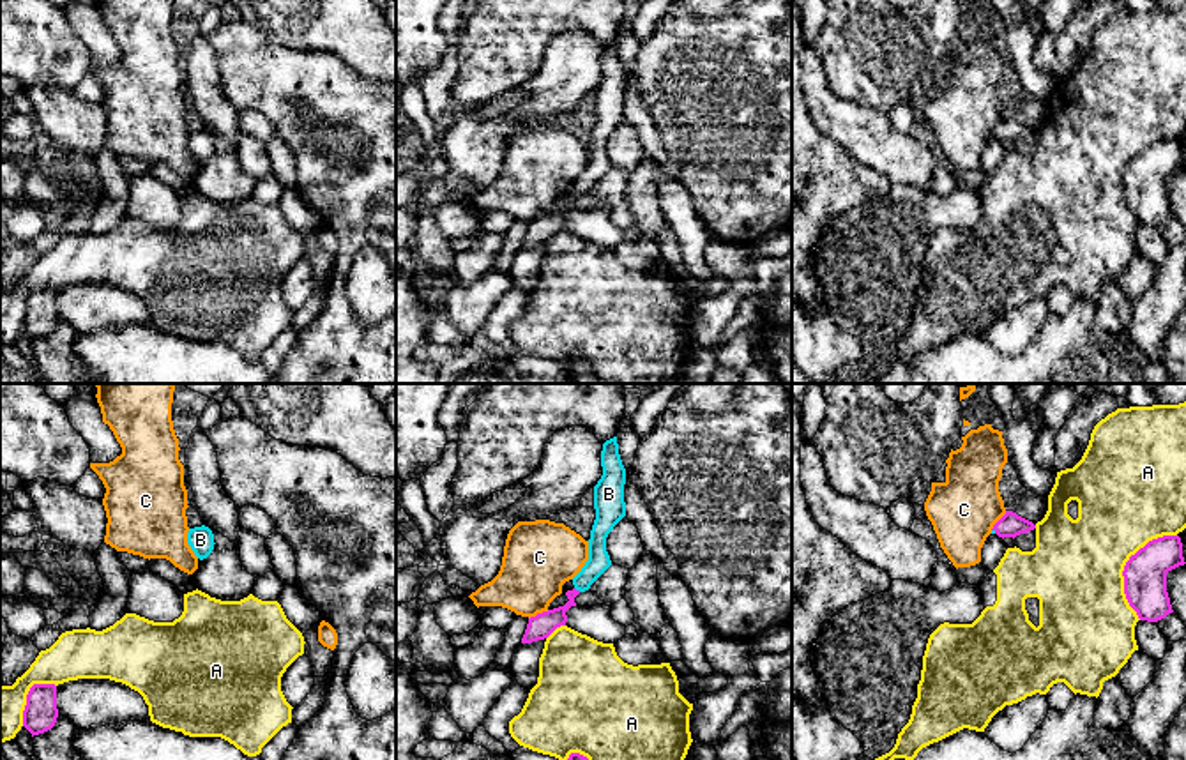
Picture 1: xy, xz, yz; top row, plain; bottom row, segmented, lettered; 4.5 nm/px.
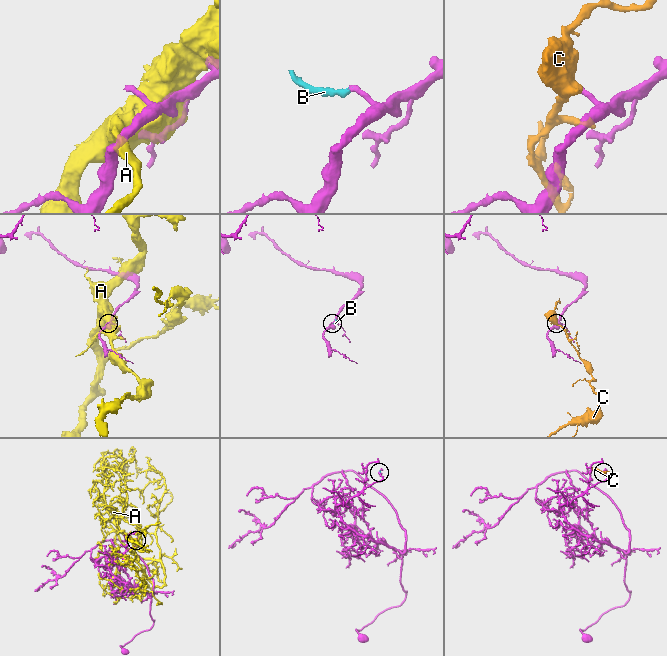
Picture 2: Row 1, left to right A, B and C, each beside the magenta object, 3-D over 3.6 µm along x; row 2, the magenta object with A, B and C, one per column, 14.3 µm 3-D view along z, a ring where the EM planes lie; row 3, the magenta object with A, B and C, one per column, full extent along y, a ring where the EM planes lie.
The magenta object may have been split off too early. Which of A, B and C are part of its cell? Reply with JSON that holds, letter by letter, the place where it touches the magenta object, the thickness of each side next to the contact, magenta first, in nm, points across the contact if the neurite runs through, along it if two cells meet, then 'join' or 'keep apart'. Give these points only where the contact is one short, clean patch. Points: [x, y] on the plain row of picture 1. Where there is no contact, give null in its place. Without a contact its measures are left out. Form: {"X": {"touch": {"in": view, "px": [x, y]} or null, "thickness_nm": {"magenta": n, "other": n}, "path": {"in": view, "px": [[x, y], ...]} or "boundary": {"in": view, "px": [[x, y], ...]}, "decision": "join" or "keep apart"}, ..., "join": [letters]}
{"A": {"touch": {"in": "yz", "px": [1125, 170]}, "thickness_nm": {"magenta": 190, "other": 420}, "decision": "keep apart"}, "B": {"touch": {"in": "xz", "px": [578, 195]}, "thickness_nm": {"magenta": 110, "other": 100}, "path": {"in": "xz", "px": [[543, 228], [554, 223], [578, 195], [582, 184], [598, 167]]}, "decision": "join"}, "C": {"touch": {"in": "xz", "px": [538, 218]}, "thickness_nm": {"magenta": 110, "other": 320}, "boundary": {"in": "xz", "px": [[548, 214], [538, 216], [529, 223]]}, "decision": "keep apart"}, "join": ["B"]}

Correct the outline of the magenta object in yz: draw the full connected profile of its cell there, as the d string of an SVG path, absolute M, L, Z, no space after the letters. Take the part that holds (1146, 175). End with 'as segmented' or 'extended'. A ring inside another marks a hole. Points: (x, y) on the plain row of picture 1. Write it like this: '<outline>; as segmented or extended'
M1179 140L1149 145L1124 170L1124 198L1140 224L1158 226L1172 217L1167 177L1184 170Z; as segmented

